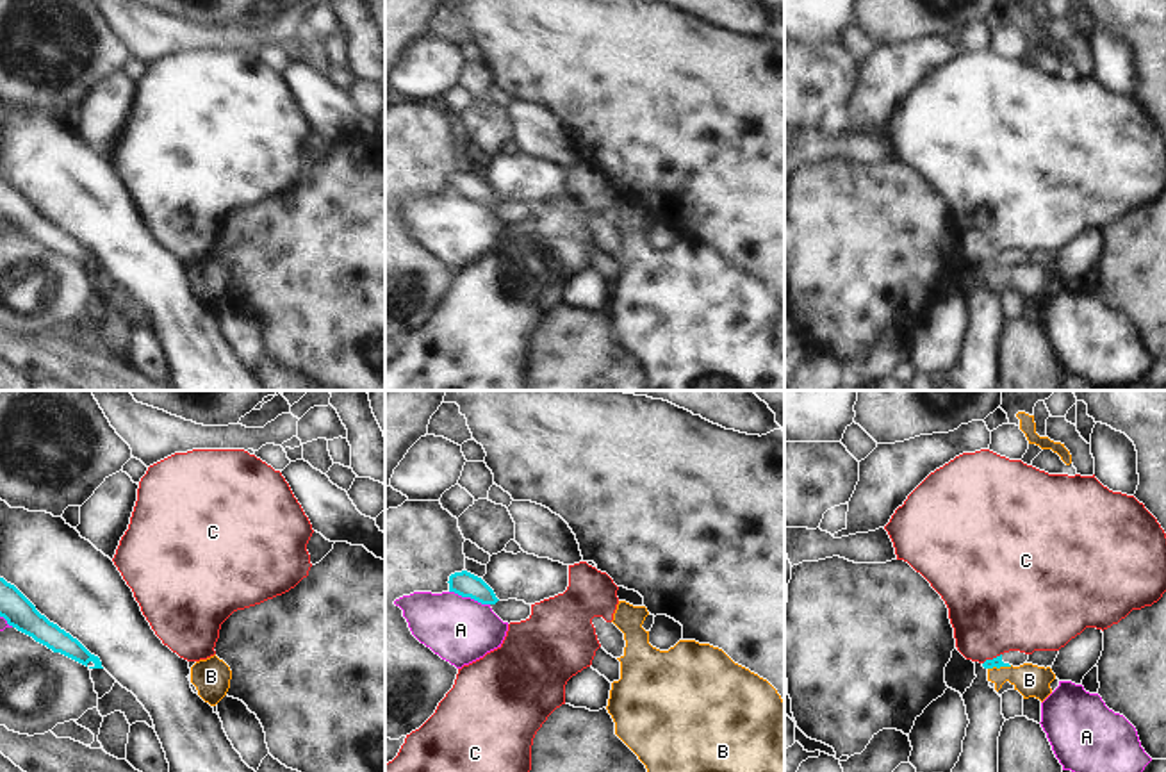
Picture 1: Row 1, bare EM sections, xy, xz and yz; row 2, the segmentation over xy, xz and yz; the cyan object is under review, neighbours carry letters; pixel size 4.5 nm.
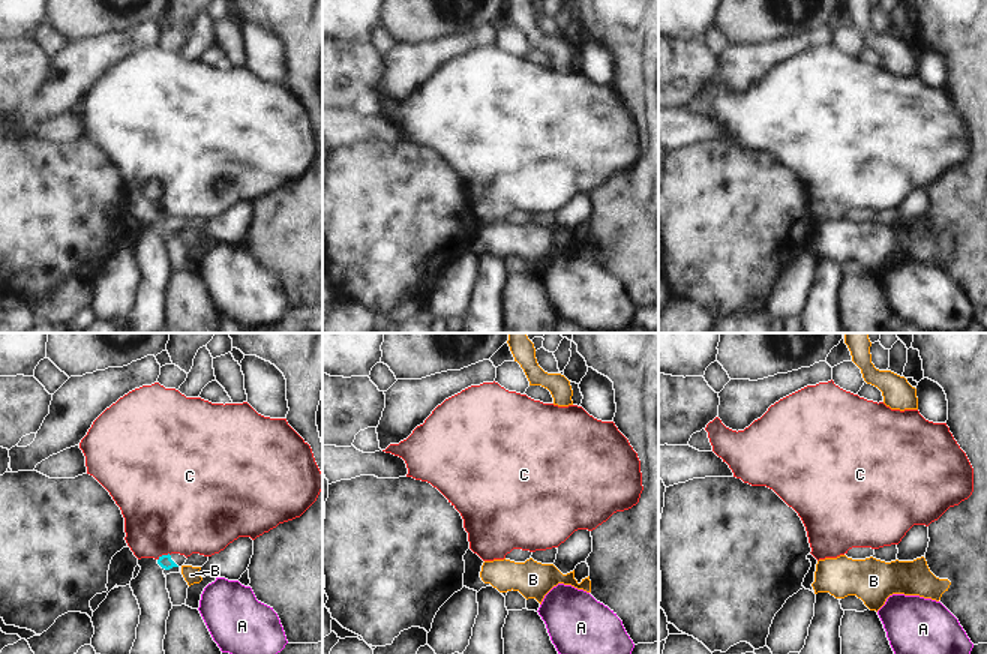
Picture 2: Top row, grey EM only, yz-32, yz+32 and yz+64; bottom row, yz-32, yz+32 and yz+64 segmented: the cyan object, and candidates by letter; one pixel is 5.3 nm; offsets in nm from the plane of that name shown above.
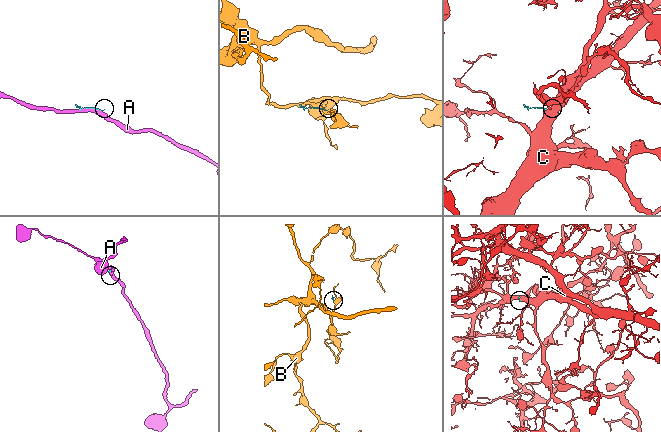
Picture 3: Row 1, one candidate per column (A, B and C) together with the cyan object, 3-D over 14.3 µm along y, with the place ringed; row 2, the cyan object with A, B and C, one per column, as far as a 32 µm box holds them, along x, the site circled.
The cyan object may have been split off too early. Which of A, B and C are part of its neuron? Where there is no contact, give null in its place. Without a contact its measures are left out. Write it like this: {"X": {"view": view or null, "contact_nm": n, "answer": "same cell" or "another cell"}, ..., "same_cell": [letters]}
{"A": {"view": "xz", "contact_nm": 200, "answer": "another cell"}, "B": {"view": "yz", "contact_nm": 110, "answer": "another cell"}, "C": {"view": "yz", "contact_nm": 100, "answer": "another cell"}, "same_cell": []}

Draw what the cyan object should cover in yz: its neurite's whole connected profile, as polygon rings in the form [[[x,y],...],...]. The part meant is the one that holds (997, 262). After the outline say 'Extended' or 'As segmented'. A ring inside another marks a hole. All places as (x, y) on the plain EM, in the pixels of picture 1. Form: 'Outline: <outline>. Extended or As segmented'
Outline: [[[1009,251],[993,260],[986,260],[982,264],[982,267],[984,269],[993,269],[993,267],[1000,269],[1000,267],[1011,267],[1011,266],[1020,267],[1020,266],[1027,264],[1027,260],[1029,260],[1029,255],[1020,253],[1020,251]]]. Extended.

